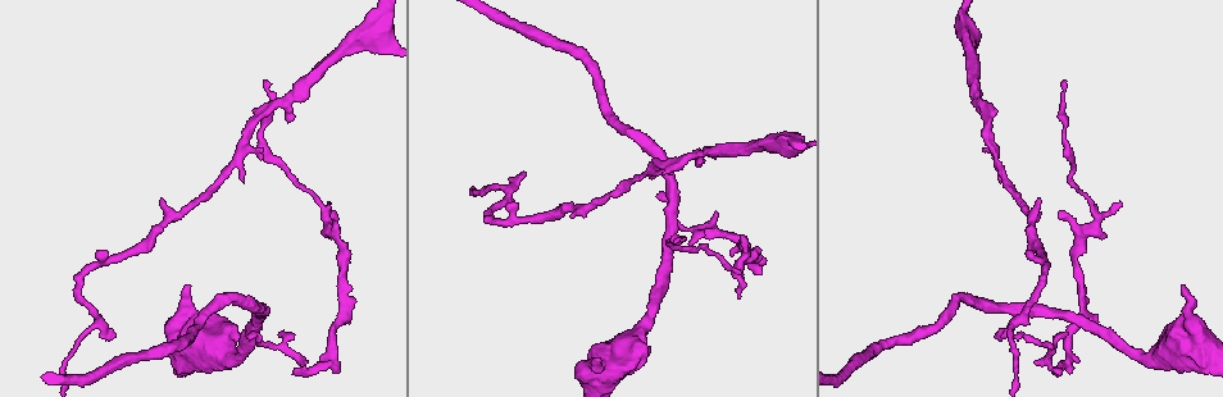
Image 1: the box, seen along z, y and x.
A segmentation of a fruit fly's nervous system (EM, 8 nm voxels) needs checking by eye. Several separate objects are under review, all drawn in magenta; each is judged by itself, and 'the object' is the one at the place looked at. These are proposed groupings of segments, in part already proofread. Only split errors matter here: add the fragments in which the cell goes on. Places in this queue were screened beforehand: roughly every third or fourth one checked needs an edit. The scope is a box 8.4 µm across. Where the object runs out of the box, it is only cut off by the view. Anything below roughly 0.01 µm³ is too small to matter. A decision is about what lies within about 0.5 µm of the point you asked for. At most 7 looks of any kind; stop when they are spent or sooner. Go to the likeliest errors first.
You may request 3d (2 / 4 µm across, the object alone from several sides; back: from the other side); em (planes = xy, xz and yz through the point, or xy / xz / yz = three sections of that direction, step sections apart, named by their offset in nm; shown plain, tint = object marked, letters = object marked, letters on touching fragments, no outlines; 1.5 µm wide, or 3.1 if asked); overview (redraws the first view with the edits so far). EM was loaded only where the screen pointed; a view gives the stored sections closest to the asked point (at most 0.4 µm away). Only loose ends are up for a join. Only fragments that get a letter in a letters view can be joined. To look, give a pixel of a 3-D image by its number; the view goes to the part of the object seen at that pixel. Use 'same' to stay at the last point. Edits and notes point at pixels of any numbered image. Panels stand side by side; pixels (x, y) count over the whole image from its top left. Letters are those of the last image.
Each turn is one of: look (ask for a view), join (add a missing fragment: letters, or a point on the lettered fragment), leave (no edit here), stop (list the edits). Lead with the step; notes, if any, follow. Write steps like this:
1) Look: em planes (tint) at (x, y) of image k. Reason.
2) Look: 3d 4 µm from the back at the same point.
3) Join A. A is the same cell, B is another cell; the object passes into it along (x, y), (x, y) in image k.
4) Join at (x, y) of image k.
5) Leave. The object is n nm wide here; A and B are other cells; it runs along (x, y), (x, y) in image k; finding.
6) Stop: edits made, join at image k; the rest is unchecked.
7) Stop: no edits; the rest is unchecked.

Look: em xy step 8 (tint) at (189, 286) of image 1.

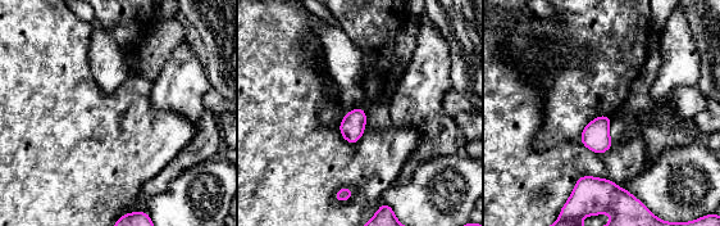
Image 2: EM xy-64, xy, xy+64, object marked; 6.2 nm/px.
Look: em planes (letters) at the same point.

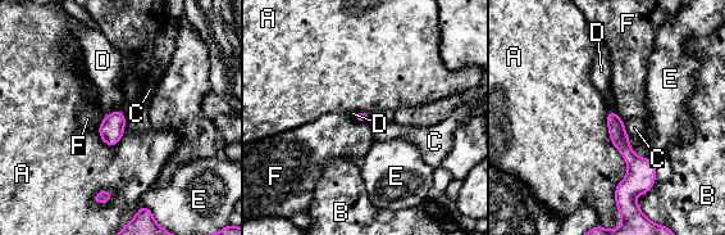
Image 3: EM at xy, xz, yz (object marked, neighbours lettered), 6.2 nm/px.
Leave. The longest contact is with A, 600 nm; A, B, C, D, E and F are other cells; no lettered fragment goes on from it.

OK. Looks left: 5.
Look: 3d 4 µm at (332, 216) of image 1. Tapers out.

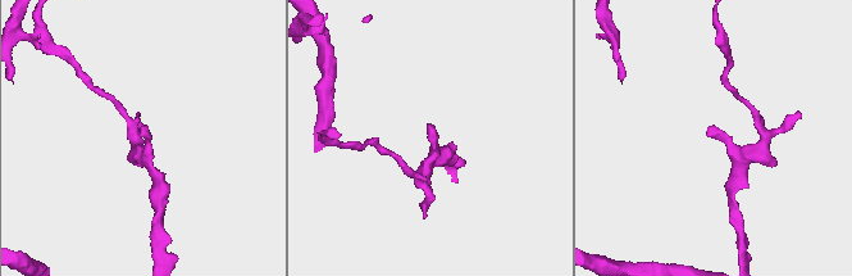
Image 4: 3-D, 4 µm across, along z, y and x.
Look: em planes (letters) at (141, 136) of image 4.

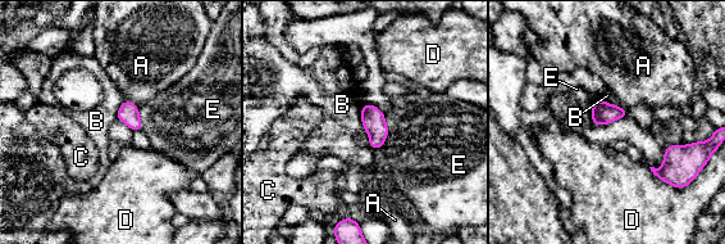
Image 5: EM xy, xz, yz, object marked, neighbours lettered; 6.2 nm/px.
Leave. The object is 130 nm wide here; A, B, C, D and E are other cells; none of them fits.

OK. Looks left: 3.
Look: 3d 2 µm at (659, 195) of image 1. Tapers out.

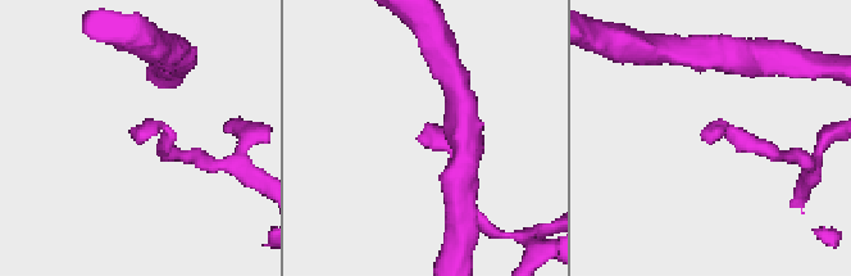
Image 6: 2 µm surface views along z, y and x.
Look: em xy step 8 (letters) at (711, 142) of image 6.

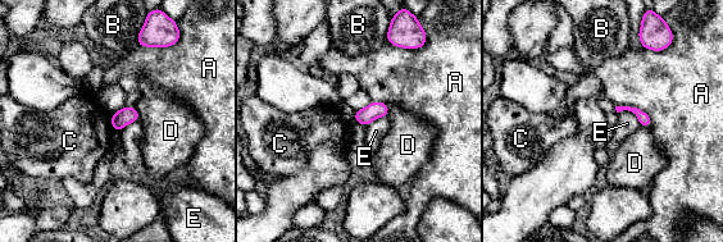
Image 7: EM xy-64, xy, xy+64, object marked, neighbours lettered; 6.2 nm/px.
Leave. A, B, C, D and E are other cells; a border runs along (618, 112), (631, 112), (640, 126) in image 7; none of them fits.

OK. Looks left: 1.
Stop: no edits; the rest is unchecked.

